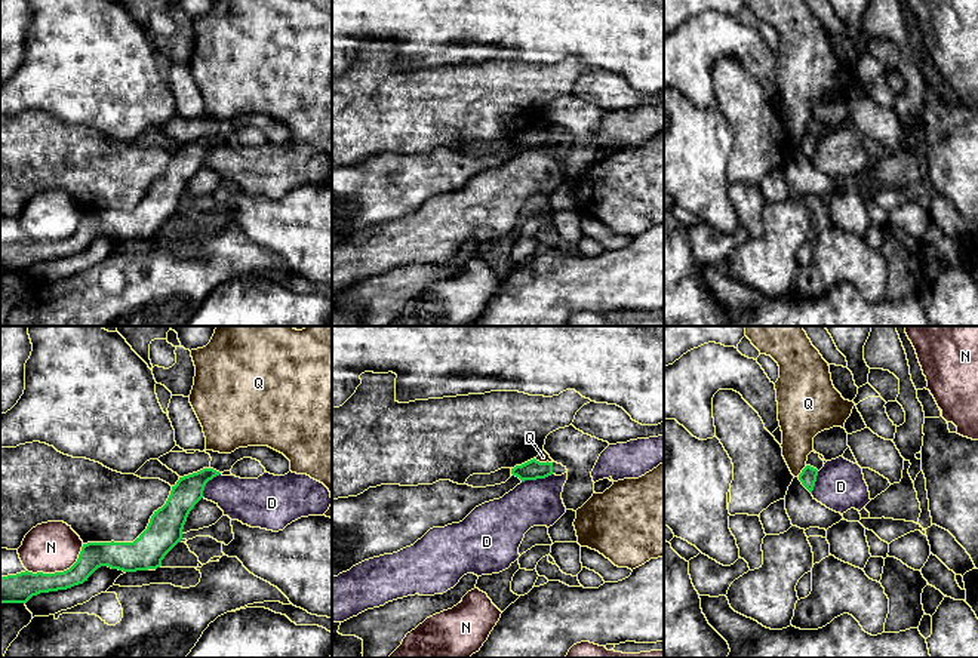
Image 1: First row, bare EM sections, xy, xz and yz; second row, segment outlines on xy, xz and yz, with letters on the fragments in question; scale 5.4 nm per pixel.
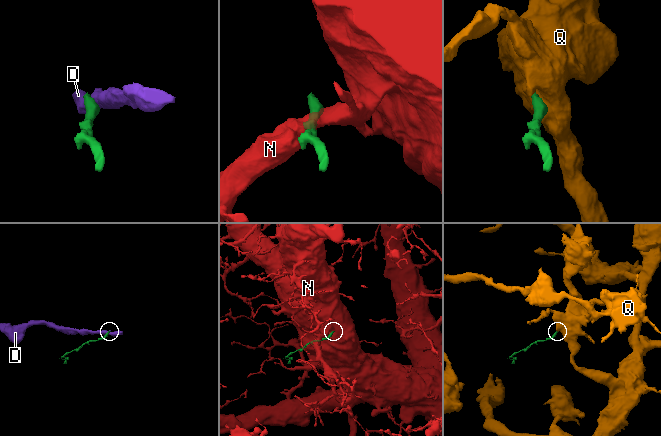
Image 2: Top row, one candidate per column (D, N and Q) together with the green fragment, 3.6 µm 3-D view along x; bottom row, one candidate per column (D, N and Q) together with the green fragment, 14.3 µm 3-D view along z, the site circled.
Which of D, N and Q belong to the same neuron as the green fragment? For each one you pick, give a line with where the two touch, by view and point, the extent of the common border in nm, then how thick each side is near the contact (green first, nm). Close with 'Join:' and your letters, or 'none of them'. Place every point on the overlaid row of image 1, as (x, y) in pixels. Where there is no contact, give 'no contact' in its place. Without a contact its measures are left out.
Join: none of them

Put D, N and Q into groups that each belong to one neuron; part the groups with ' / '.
D / N / Q

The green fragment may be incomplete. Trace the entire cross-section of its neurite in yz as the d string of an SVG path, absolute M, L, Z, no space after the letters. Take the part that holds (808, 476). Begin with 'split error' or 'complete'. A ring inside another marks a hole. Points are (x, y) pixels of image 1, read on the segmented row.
complete | M806 465L799 474L799 480L802 485L812 494L815 482L816 482L818 470Z

